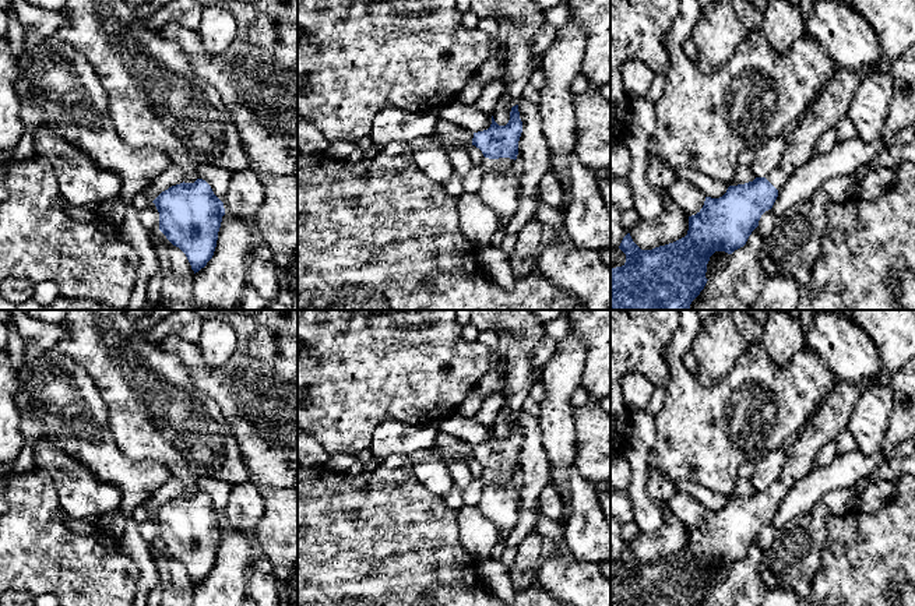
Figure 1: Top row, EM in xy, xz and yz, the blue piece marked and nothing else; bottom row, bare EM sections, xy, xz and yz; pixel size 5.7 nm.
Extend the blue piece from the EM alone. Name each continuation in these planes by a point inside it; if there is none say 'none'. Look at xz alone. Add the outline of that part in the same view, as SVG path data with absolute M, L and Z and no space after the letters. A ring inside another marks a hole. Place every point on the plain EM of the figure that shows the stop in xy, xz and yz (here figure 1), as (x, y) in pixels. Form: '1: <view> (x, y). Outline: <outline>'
1: xz (502, 476). Outline: M485 471L482 476L479 478L479 482L486 486L486 485L493 485L493 483L508 483L514 480L517 475L510 471L499 471L499 472L489 472Z

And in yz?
1: yz (823, 426). Outline: M884 373L877 380L866 378L861 383L838 381L826 397L824 405L809 415L802 430L785 445L786 461L779 478L767 487L767 493L781 503L789 489L816 464L824 444L835 441L847 429L847 420L858 398L872 385L888 384L891 376Z

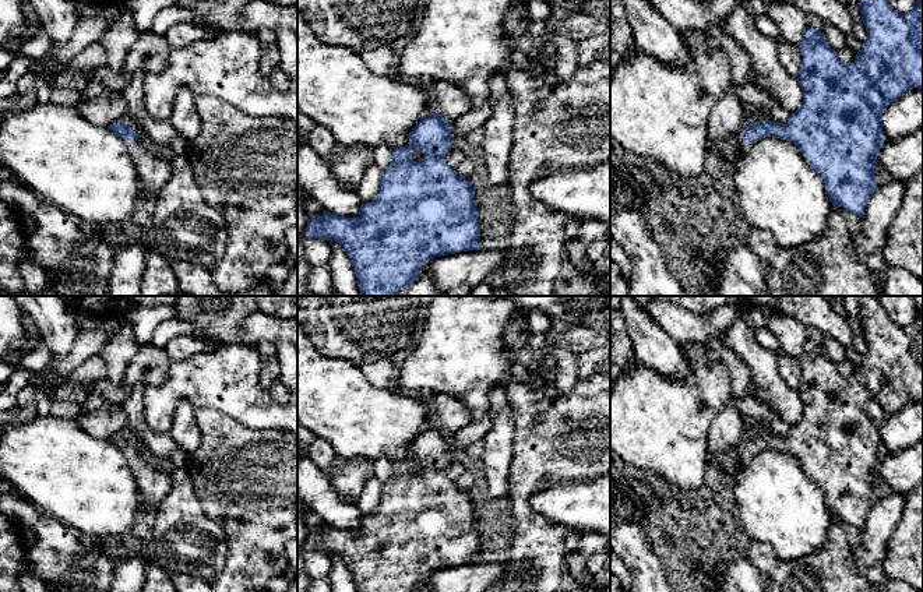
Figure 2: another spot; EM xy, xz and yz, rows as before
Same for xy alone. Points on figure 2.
1: xy (152, 478). Outline: M134 451L130 459L141 500L149 504L161 504L172 486L169 468L142 451Z

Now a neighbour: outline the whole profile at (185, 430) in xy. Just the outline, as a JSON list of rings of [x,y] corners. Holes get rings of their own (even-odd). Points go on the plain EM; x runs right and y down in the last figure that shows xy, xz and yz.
[[[180,401],[175,410],[173,424],[168,431],[179,448],[189,454],[197,450],[201,440],[201,433],[194,412],[195,409],[190,401]]]

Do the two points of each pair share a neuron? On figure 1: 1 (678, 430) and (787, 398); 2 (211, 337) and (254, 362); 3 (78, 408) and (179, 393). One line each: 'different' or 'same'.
1: same
2: different
3: different

